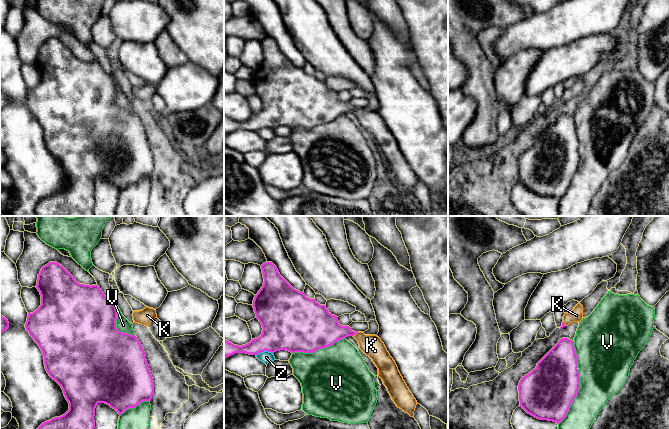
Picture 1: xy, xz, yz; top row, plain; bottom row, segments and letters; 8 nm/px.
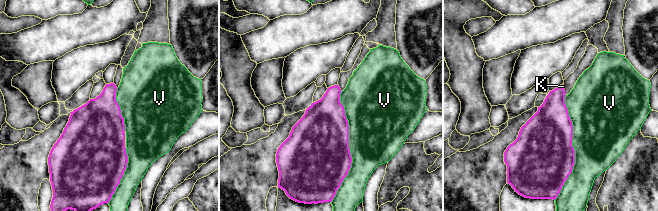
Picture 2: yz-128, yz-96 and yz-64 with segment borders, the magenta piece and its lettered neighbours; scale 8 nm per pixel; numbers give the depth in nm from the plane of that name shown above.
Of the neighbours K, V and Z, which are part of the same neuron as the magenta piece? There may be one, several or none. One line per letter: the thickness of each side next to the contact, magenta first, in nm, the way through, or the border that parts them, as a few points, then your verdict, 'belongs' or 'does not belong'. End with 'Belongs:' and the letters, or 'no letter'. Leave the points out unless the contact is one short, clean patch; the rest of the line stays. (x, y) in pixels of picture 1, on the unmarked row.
K: 240 nm thick on the magenta side, 170 nm on the other; runs through xz (325, 106), (355, 110), (371, 121); belongs
V: 440 nm thick on the magenta side, 340 nm on the other; does not belong
Z: 360 nm thick on the magenta side, 90 nm on the other; does not belong
Belongs: K

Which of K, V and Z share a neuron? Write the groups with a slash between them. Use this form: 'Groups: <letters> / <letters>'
Groups: K / V / Z

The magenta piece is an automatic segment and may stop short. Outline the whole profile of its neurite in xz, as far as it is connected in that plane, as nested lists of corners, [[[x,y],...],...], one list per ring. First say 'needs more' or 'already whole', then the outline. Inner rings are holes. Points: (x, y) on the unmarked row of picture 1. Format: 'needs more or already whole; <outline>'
needs more; [[[272,38],[261,41],[264,59],[253,76],[256,94],[262,101],[262,110],[249,119],[238,122],[224,115],[224,136],[235,129],[257,131],[268,127],[286,126],[291,129],[313,129],[353,112],[359,124],[378,144],[396,182],[414,193],[417,177],[407,163],[398,143],[384,119],[376,111],[352,107],[342,102],[325,81],[294,65]]]

